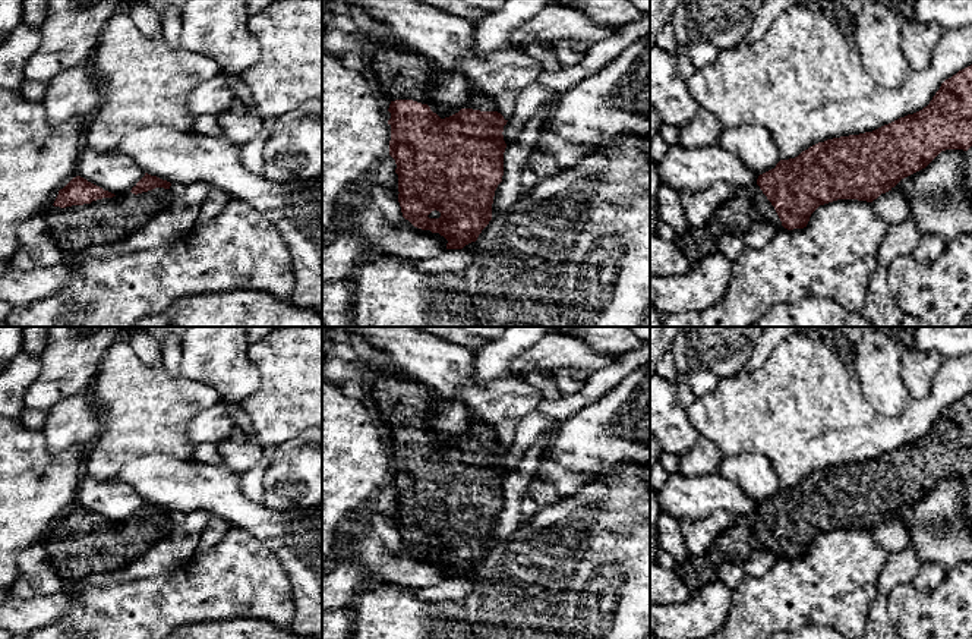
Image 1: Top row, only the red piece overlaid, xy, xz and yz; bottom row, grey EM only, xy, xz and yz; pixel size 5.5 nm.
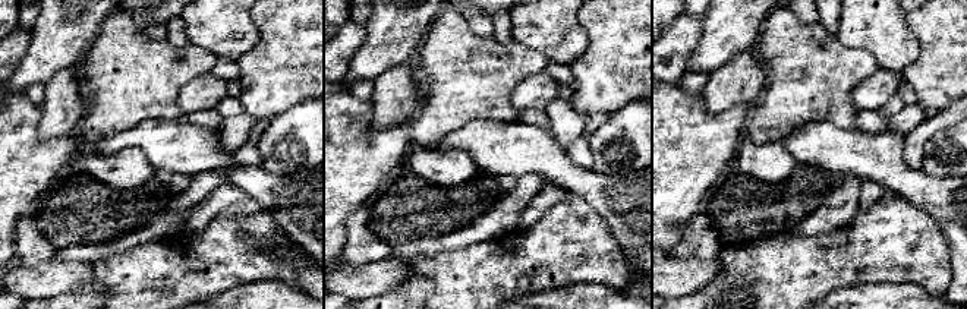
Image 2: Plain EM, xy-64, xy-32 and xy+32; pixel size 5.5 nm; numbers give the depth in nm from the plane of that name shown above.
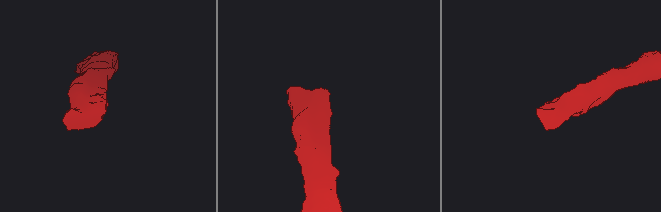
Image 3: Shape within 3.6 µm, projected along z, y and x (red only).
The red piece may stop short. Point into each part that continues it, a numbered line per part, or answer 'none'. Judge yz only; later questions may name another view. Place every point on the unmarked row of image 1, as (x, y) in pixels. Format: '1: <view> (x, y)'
1: yz (748, 534)

